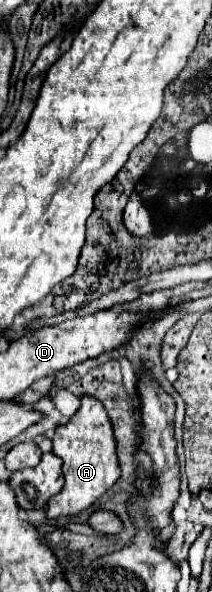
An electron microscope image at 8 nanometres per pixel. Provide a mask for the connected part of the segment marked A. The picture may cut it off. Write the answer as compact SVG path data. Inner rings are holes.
M84 396L80 410L66 424L54 430L52 452L64 462L62 470L64 470L66 484L62 492L52 496L52 500L48 502L46 508L48 520L56 520L58 516L78 516L80 512L88 510L120 478L112 424L106 416L104 406L92 396Z

